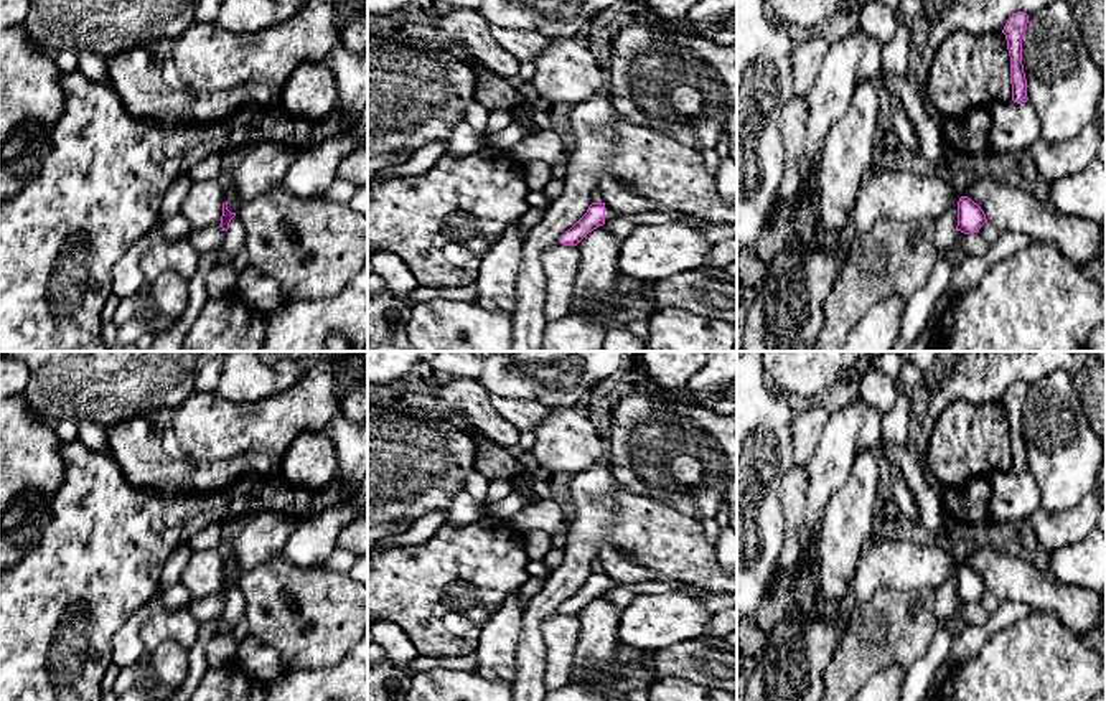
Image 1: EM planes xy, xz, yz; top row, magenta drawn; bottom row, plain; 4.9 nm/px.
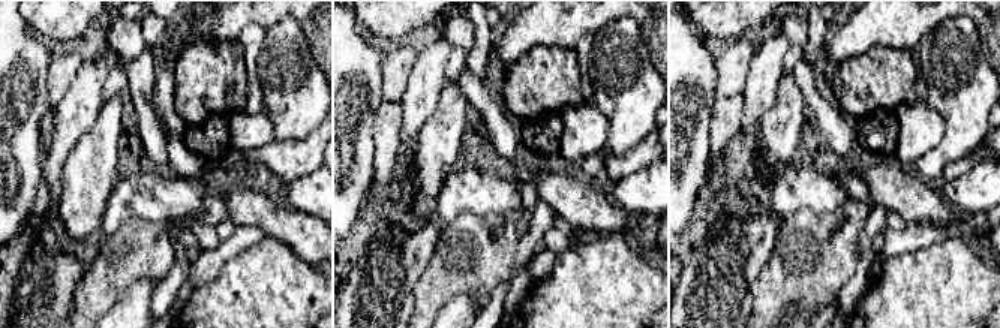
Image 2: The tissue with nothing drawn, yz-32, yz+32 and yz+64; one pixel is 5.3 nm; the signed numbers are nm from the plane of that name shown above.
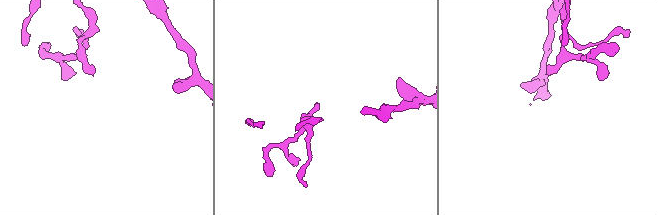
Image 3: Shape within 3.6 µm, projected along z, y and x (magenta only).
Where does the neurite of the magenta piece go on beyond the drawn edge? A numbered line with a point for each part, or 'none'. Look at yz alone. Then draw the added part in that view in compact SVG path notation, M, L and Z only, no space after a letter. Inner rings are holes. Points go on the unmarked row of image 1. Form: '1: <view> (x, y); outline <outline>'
none

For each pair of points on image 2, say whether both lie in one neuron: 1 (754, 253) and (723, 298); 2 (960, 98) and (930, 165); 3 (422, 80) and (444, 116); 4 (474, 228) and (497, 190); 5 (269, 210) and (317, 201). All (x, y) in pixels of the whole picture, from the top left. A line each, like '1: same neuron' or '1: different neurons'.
1: same neuron
2: same neuron
3: different neurons
4: different neurons
5: different neurons

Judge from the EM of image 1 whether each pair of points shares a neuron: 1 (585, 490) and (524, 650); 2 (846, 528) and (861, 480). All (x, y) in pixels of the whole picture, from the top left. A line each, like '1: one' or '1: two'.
1: one
2: one

